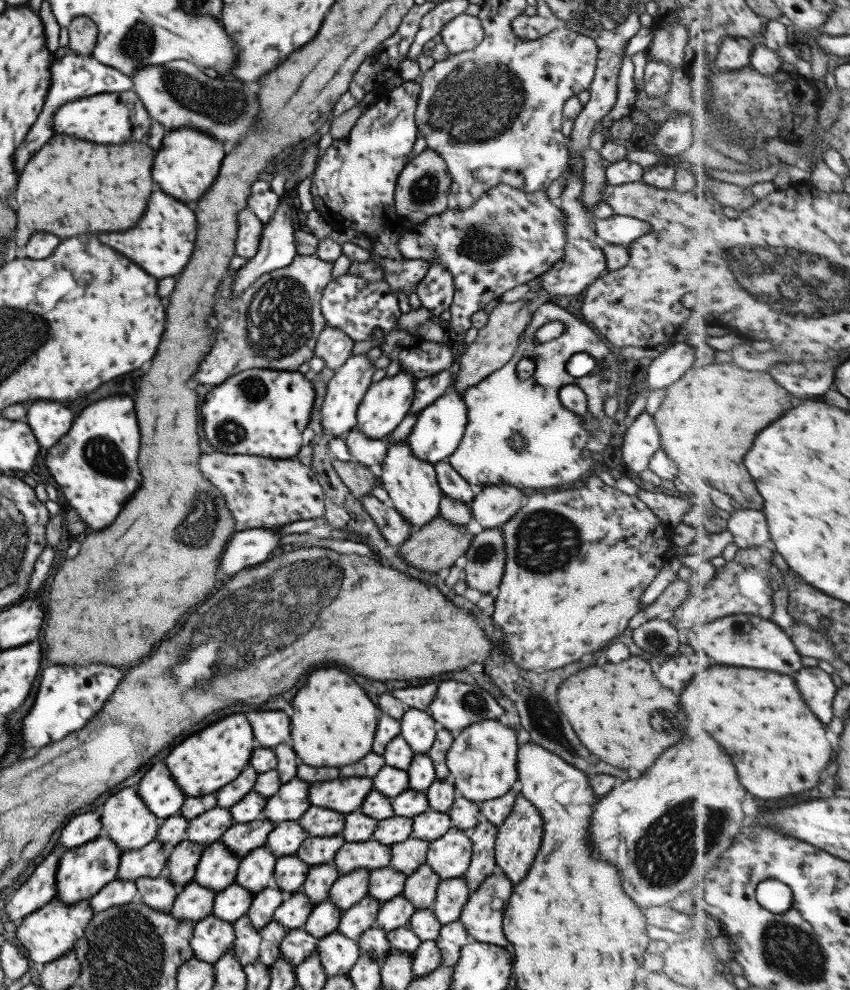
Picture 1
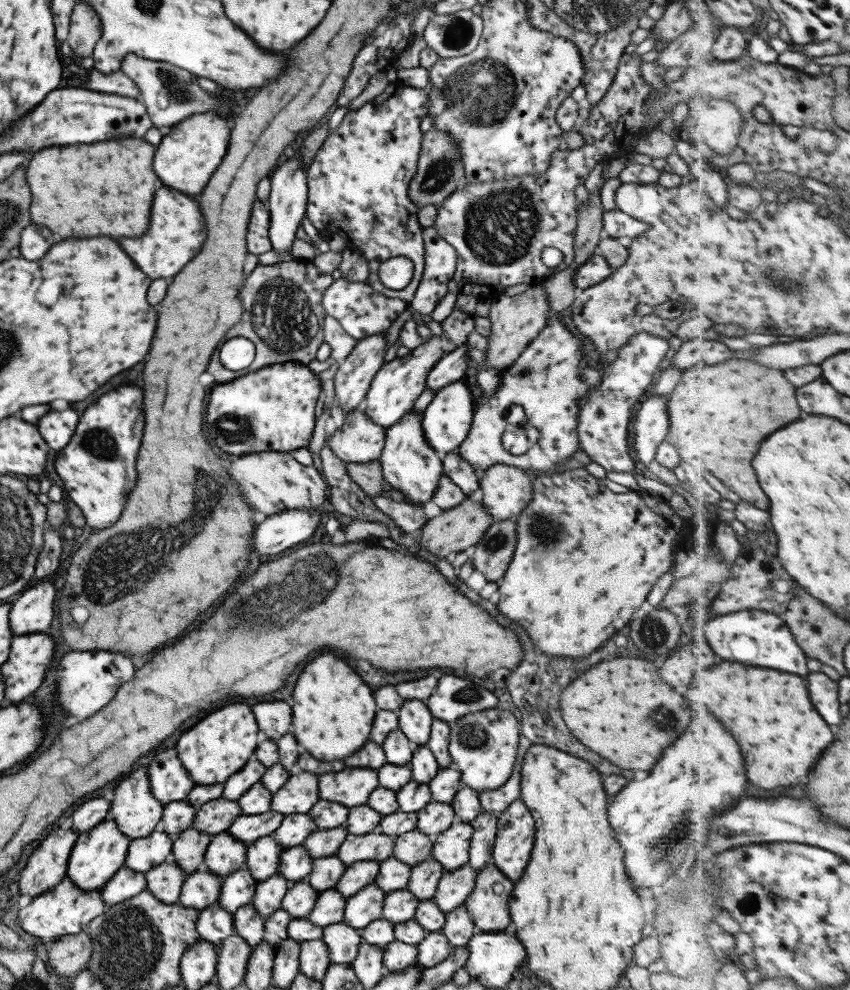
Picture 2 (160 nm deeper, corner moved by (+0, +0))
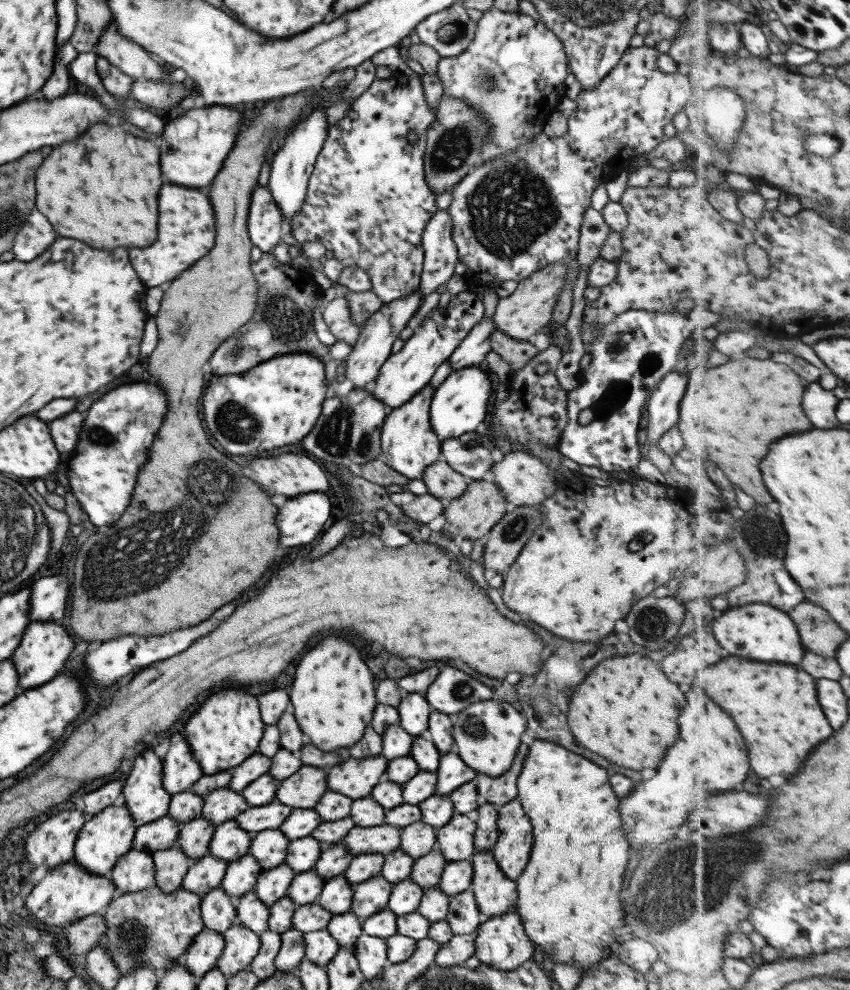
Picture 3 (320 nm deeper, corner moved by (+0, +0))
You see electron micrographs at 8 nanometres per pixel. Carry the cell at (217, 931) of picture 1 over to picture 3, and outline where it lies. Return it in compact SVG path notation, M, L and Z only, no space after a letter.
M219 886L200 897L200 918L203 928L223 934L236 921L234 901Z

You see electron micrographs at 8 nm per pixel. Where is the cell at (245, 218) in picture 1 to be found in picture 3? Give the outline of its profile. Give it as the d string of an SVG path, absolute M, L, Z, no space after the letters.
M268 185L256 186L251 191L246 218L246 231L252 246L269 253L281 240L282 214L273 200Z

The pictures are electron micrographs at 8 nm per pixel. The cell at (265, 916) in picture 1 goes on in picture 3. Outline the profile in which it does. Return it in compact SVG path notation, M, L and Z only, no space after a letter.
M281 862L275 868L260 871L257 875L253 891L260 902L269 908L273 902L286 895L294 875L295 872L287 864Z

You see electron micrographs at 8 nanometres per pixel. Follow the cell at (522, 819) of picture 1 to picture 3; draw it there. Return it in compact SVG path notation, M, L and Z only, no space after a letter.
M516 799L498 806L497 812L497 838L492 858L501 872L514 881L527 865L532 827Z

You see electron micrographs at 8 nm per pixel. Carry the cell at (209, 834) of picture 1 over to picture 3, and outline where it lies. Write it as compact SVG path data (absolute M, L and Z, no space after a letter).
M229 787L218 788L203 797L200 817L209 820L213 826L235 819L237 814L244 812L248 806L243 796Z

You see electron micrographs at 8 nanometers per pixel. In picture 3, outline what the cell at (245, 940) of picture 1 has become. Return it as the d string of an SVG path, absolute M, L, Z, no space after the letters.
M253 890L234 901L236 921L243 928L261 934L268 930L268 908L260 902Z

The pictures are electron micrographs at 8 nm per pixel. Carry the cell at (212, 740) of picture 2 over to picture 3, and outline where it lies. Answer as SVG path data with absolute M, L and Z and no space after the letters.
M243 688L219 689L209 692L189 716L182 735L186 738L193 758L203 775L231 770L246 757L257 753L264 724L260 717L257 696L245 693Z

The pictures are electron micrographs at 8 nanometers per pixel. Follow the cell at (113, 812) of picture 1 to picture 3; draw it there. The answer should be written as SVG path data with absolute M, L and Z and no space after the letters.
M153 748L145 749L134 758L125 782L121 786L123 805L127 808L129 816L133 818L136 827L149 824L167 813L170 796L161 786L161 769L162 760L153 753Z

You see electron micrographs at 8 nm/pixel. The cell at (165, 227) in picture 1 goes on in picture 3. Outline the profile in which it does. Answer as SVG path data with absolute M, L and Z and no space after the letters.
M163 184L157 198L157 210L157 240L145 250L129 250L129 262L147 288L164 287L179 272L205 256L211 250L215 236L214 210L206 189L185 190L183 186Z

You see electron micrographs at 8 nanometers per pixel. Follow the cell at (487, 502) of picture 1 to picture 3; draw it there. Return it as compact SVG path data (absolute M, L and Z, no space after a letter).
M508 449L492 464L491 470L490 476L504 494L506 501L517 506L539 505L556 489L554 470L548 468L537 456L521 449Z

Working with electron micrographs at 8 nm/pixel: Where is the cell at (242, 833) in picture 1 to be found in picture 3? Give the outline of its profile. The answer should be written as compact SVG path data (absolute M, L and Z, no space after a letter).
M273 801L255 808L248 807L241 814L237 814L234 820L241 830L253 835L263 830L279 829L290 810L287 805Z

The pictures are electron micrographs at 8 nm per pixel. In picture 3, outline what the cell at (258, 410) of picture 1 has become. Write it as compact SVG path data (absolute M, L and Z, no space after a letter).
M309 353L277 355L259 362L243 374L211 375L201 397L200 416L211 436L229 454L255 455L263 450L279 446L295 445L301 442L314 427L325 397L328 384L325 383L324 364L320 358Z

